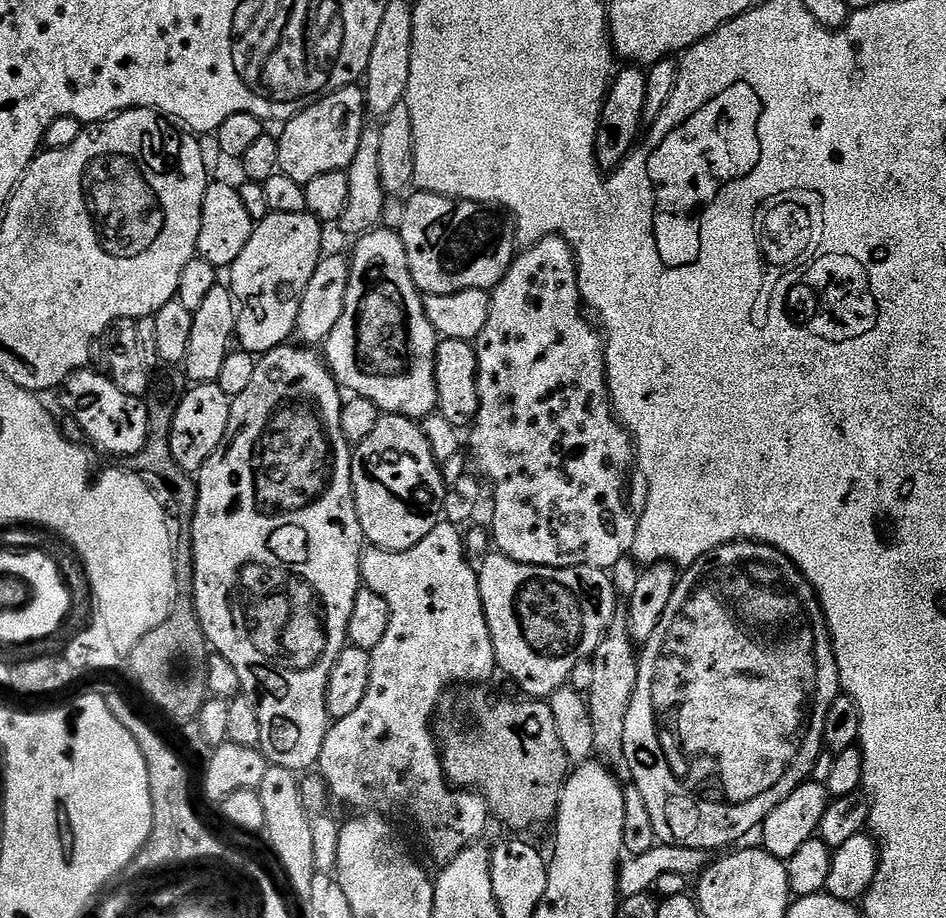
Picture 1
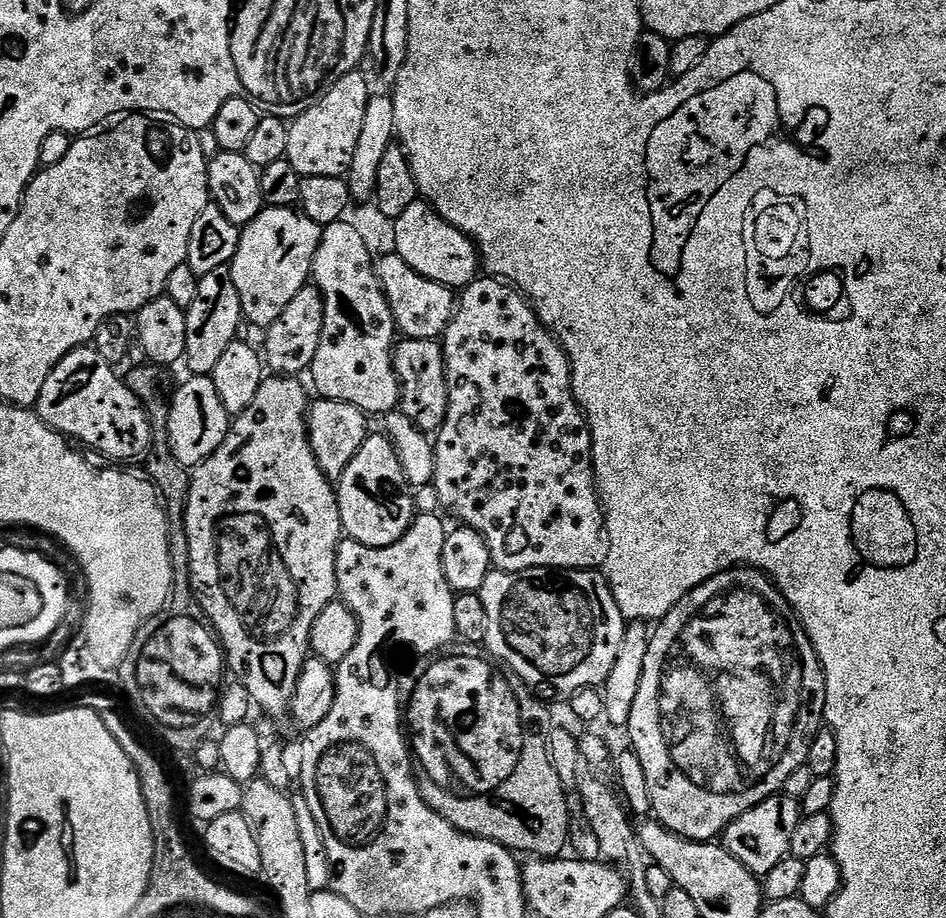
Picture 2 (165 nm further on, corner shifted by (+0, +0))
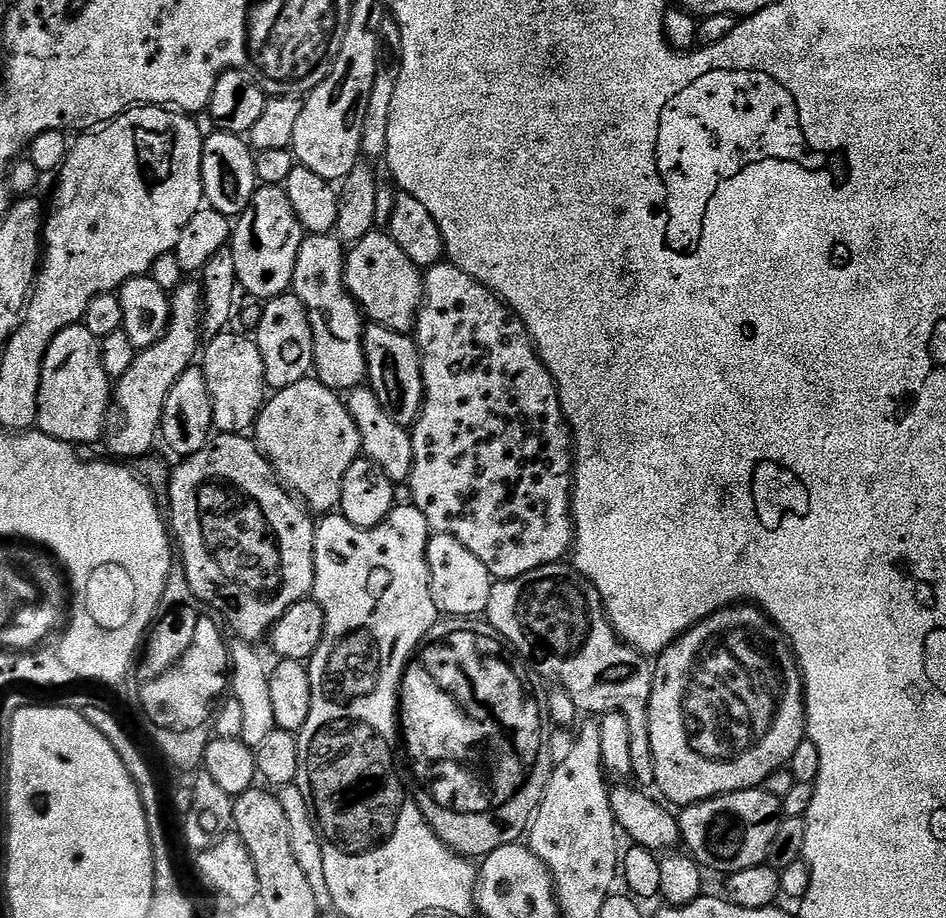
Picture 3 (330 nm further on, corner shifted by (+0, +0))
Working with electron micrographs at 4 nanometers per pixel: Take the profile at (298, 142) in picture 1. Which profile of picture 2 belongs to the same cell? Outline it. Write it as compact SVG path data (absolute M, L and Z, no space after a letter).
M363 71L346 74L310 110L291 121L288 133L290 146L287 160L292 163L298 174L305 176L342 176L347 177L348 169L354 162L354 150L362 135L362 122L366 122L366 106L370 89Z

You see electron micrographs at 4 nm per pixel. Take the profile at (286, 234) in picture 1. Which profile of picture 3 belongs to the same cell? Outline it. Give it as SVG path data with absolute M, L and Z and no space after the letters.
M274 184L257 187L251 204L239 215L232 230L230 247L234 254L237 285L257 296L260 302L285 295L291 289L298 250L305 235L283 187Z

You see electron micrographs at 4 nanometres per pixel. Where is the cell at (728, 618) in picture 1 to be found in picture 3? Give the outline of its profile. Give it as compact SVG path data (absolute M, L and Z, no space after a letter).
M733 606L721 608L684 632L655 657L648 733L654 754L655 787L660 788L659 795L669 805L697 804L768 782L764 780L783 769L806 739L804 677L780 629L755 606Z

